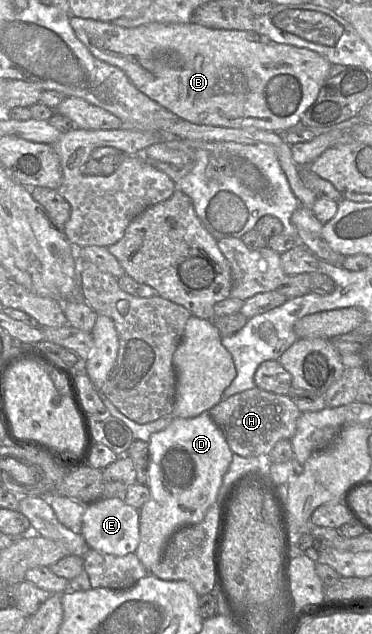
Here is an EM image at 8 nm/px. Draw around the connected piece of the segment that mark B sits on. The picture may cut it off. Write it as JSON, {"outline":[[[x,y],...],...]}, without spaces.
{"outline":[[[72,16],[69,23],[78,39],[96,58],[118,67],[142,93],[195,124],[283,133],[300,123],[301,116],[314,103],[321,86],[330,77],[331,63],[319,54],[275,42],[255,31],[211,29],[193,22],[152,22],[128,28],[77,16]]]}

